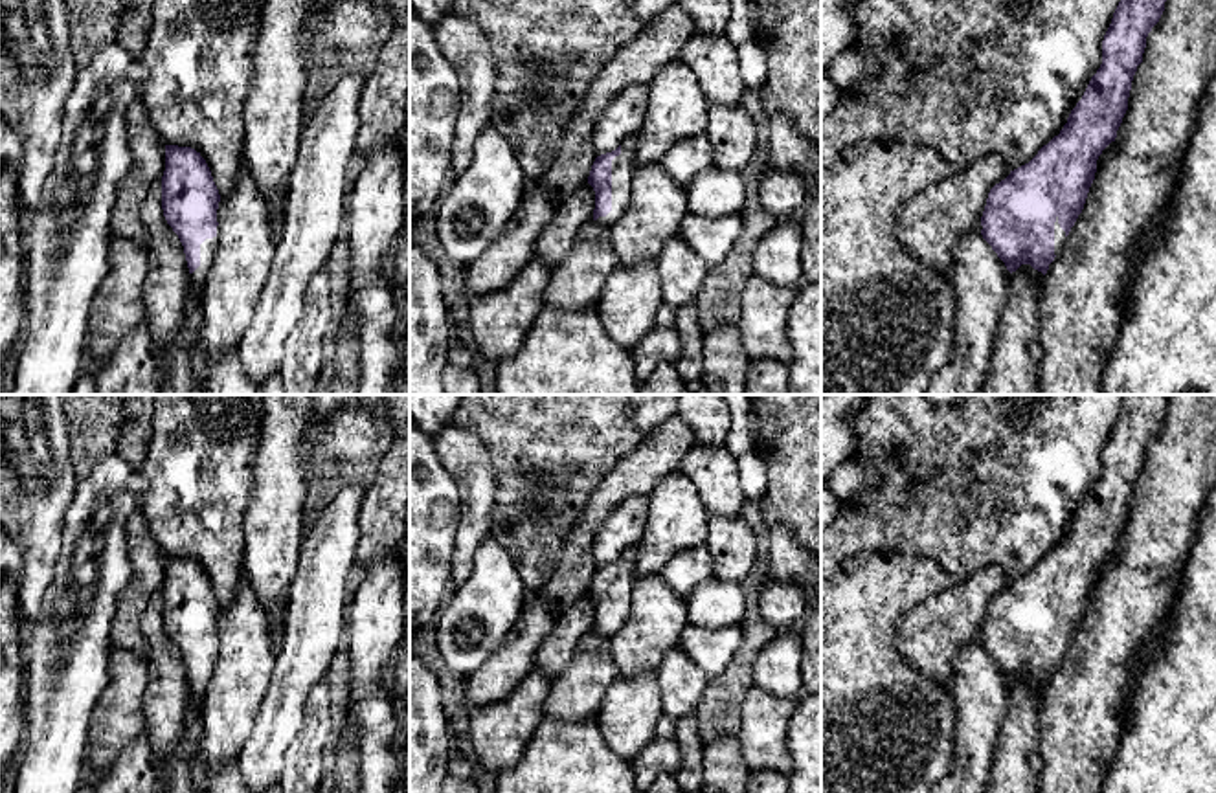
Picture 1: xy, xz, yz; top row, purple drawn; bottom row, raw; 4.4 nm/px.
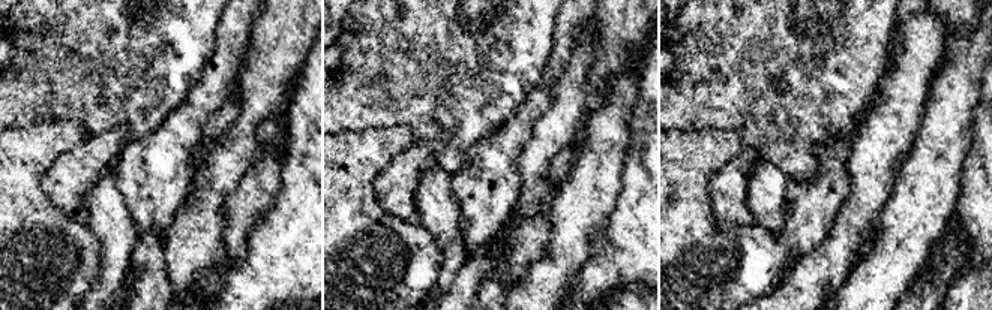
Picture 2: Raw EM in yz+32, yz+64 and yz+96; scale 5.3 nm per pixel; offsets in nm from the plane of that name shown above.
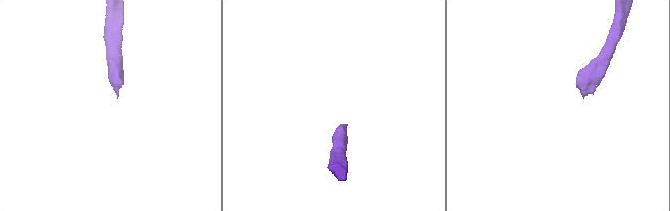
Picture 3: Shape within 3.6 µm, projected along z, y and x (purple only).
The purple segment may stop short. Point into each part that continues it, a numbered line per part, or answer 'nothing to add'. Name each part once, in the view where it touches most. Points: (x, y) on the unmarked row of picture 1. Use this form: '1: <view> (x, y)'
1: xz (621, 577)

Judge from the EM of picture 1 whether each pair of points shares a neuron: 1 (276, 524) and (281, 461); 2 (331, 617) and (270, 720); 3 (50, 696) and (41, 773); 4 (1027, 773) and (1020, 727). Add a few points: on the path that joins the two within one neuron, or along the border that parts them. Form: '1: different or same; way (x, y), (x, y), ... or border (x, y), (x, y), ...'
1: same; way (278, 509), (280, 476)
2: same; way (309, 643), (287, 694)
3: same; way (50, 714), (50, 755)
4: same; way (1020, 762), (1020, 738)

